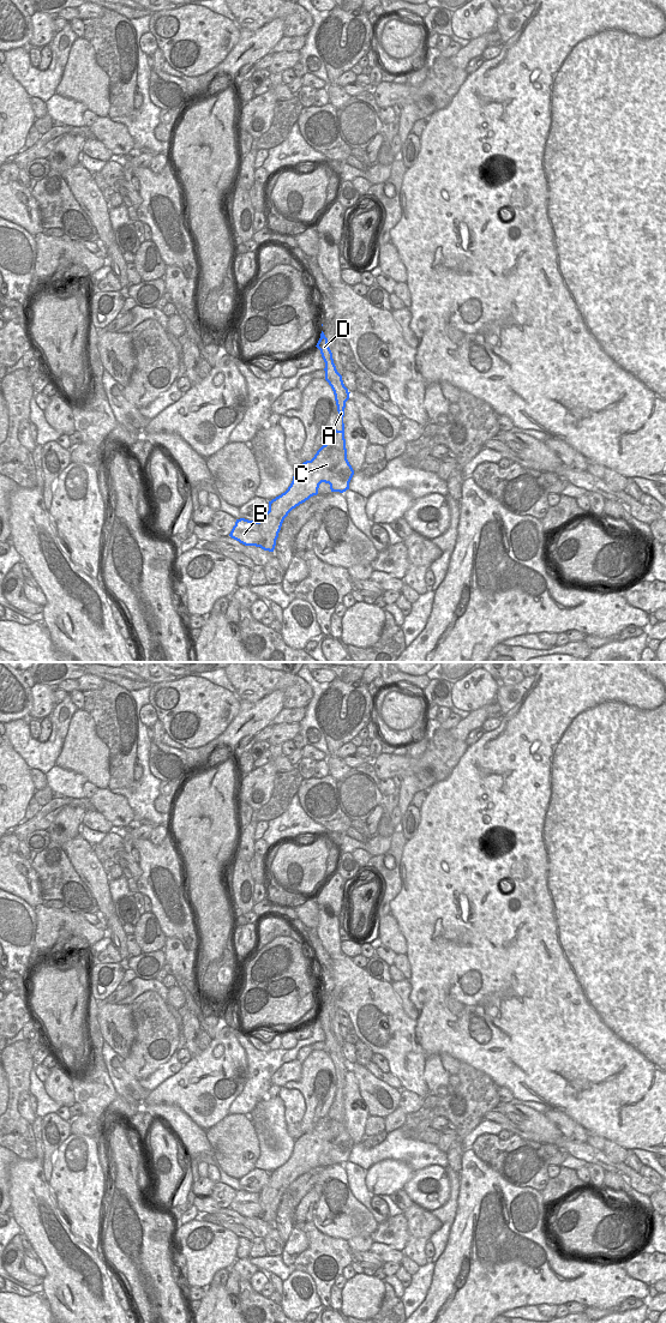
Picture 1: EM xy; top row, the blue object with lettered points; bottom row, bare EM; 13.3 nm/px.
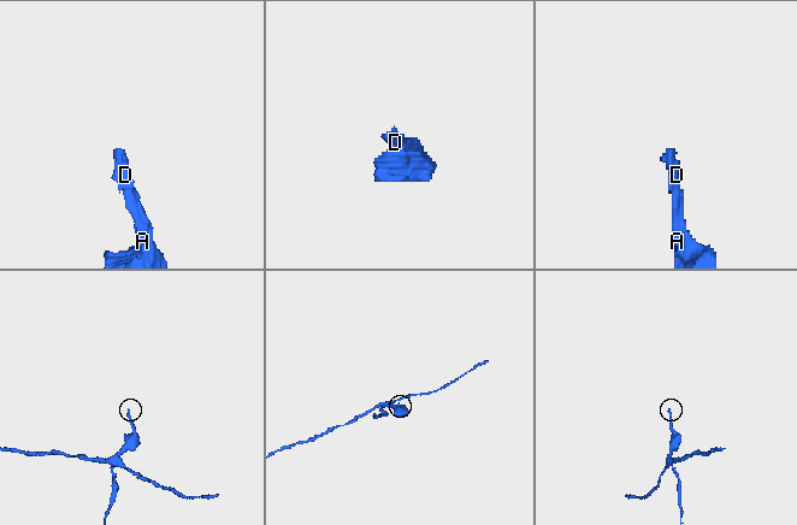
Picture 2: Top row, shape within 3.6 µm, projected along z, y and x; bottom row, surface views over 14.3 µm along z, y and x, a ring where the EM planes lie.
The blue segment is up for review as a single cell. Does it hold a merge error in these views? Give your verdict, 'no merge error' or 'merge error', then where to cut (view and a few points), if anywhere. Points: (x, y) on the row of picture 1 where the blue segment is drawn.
merge error; cut xy (268, 512), (262, 521), (263, 545), (260, 547)

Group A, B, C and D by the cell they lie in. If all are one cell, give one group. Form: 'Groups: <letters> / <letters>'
Groups: A C D / B

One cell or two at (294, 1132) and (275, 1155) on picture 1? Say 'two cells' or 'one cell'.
two cells

